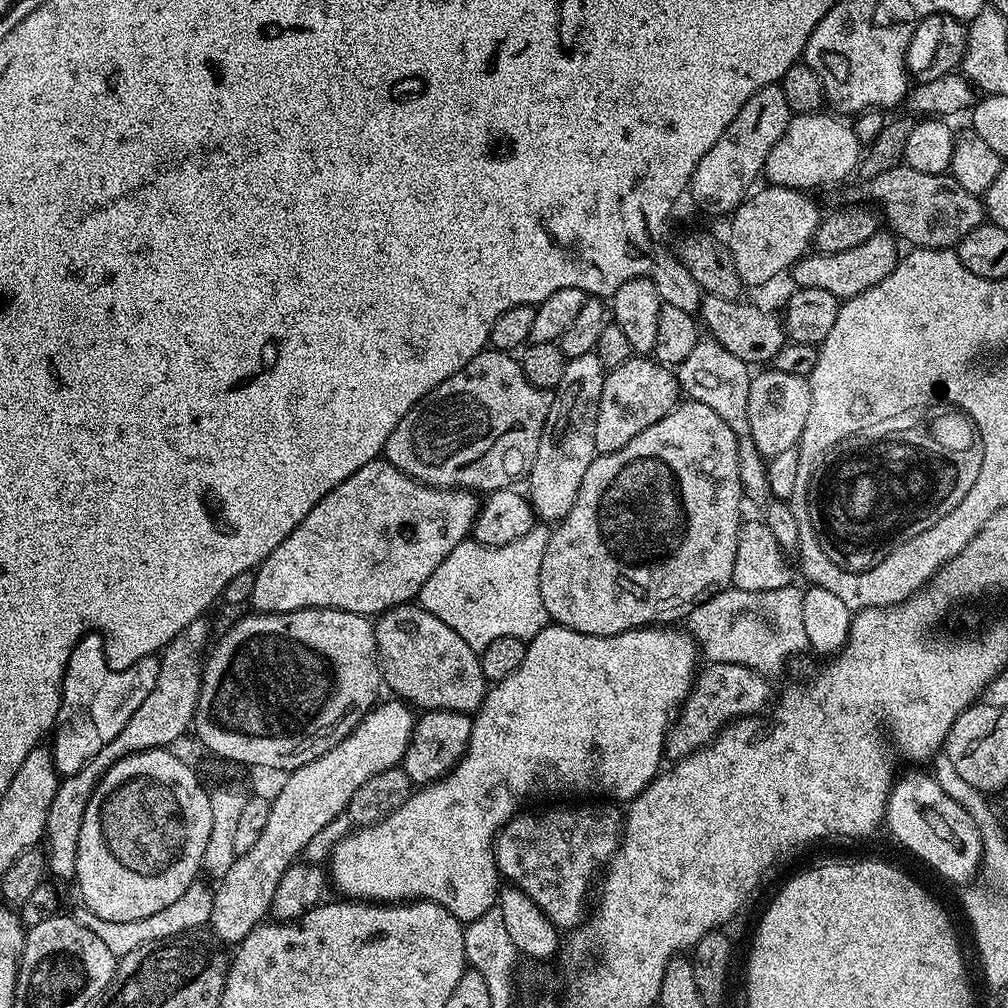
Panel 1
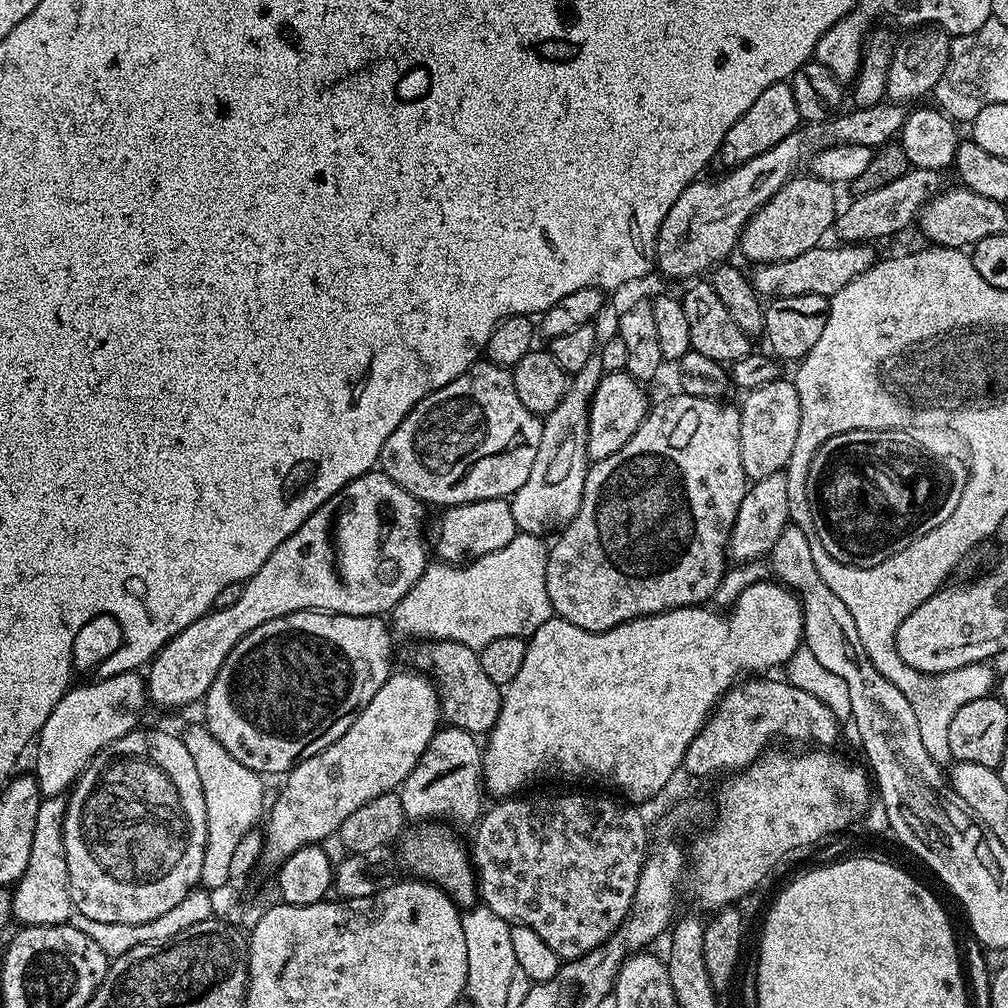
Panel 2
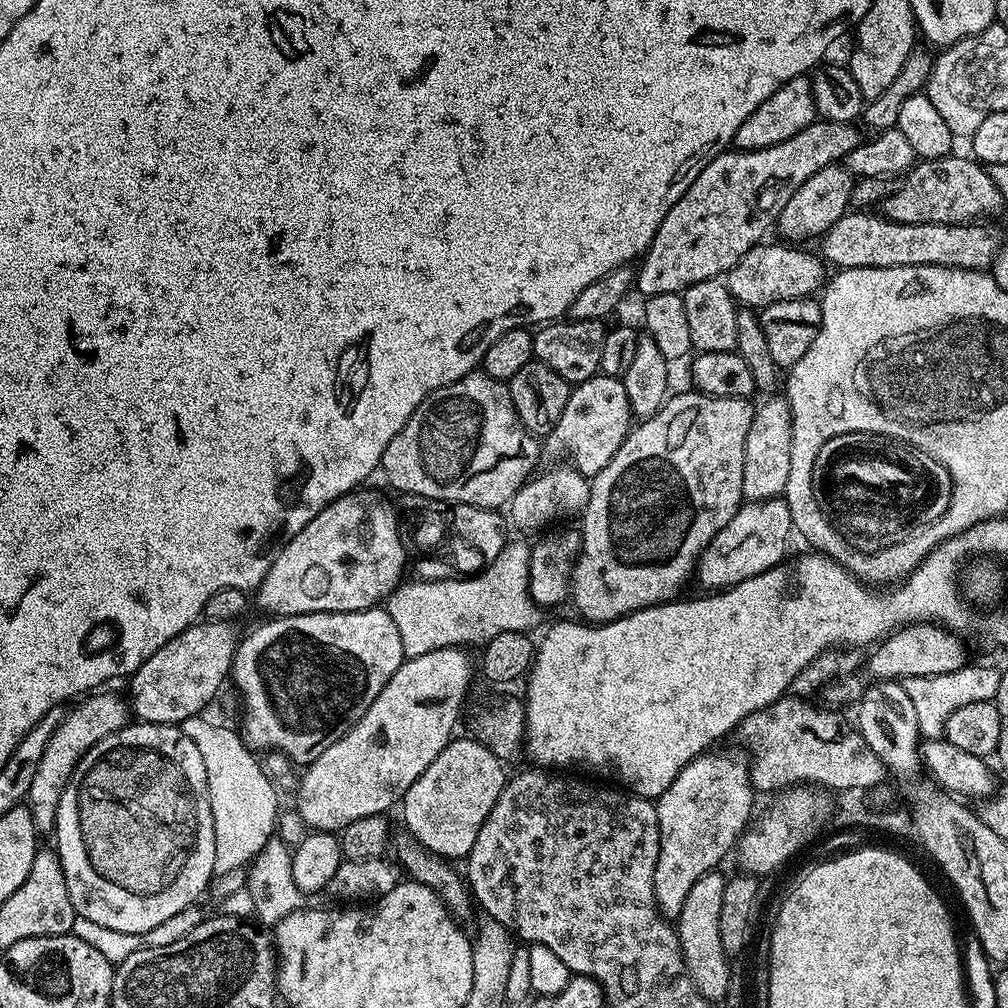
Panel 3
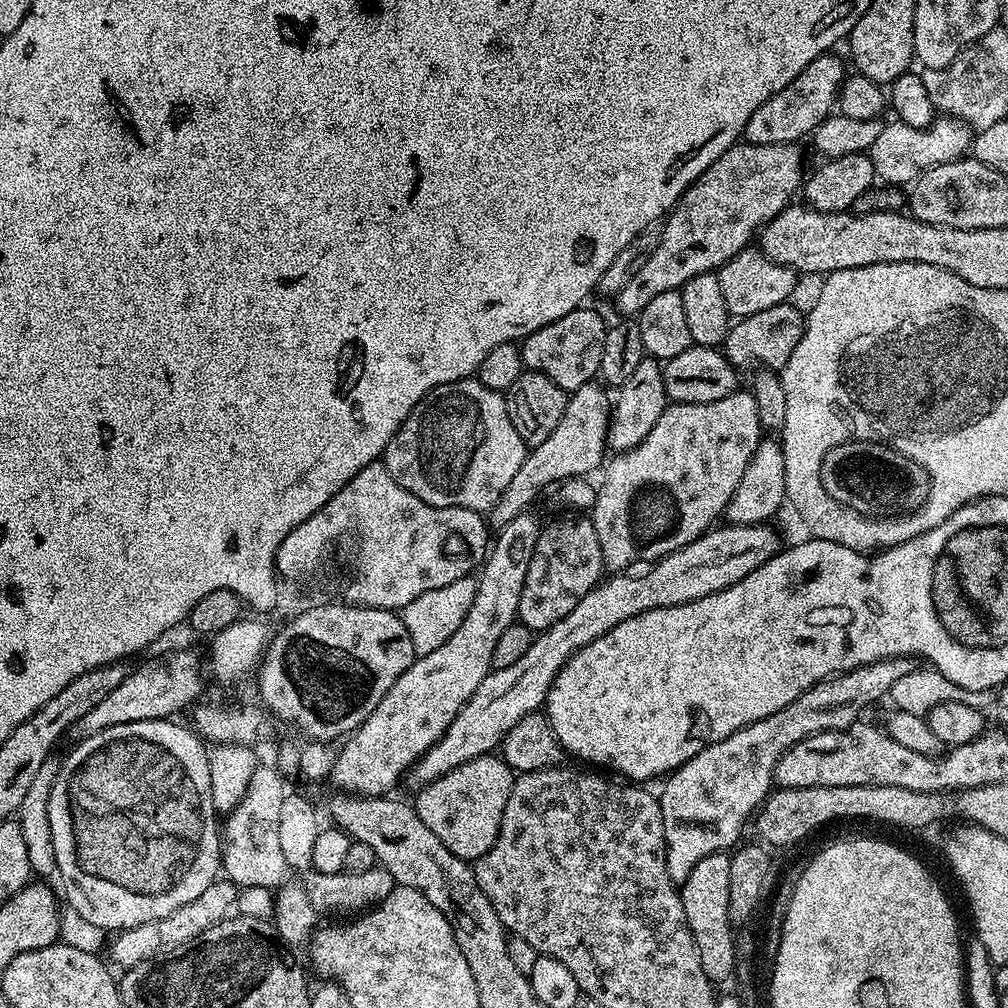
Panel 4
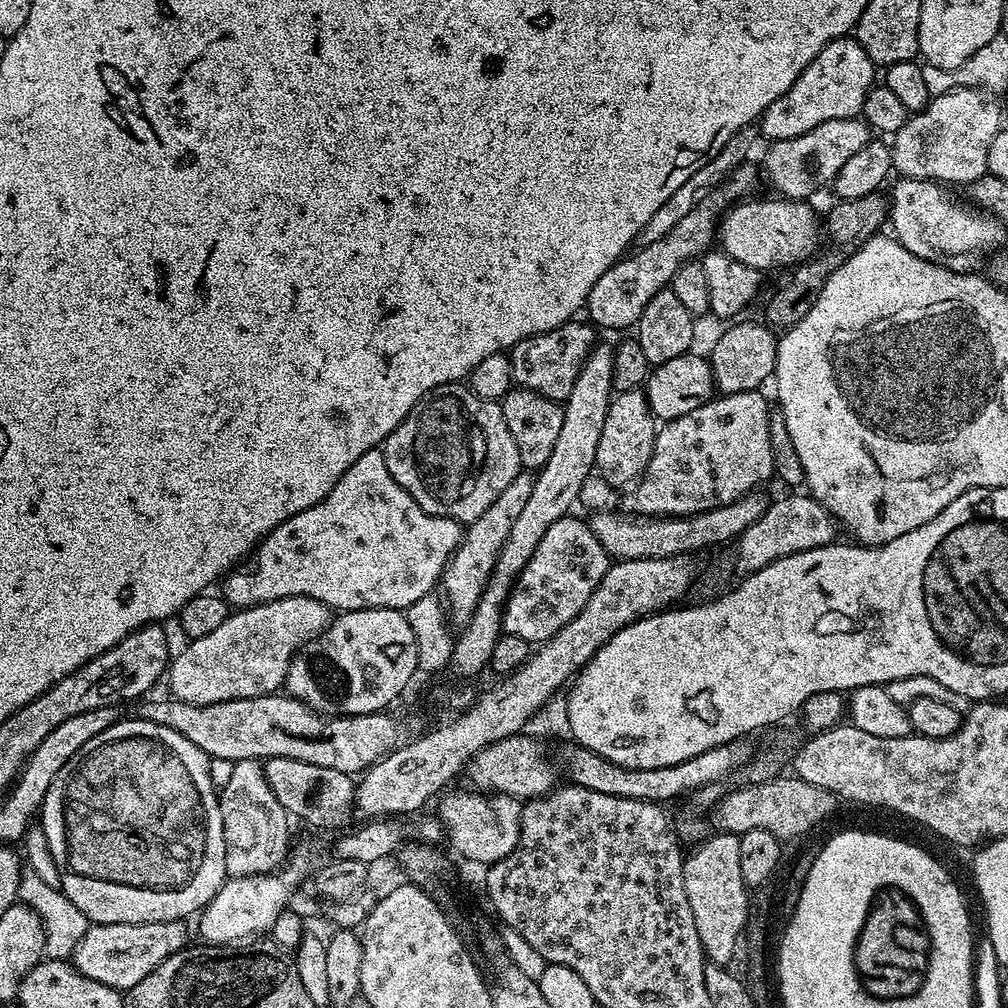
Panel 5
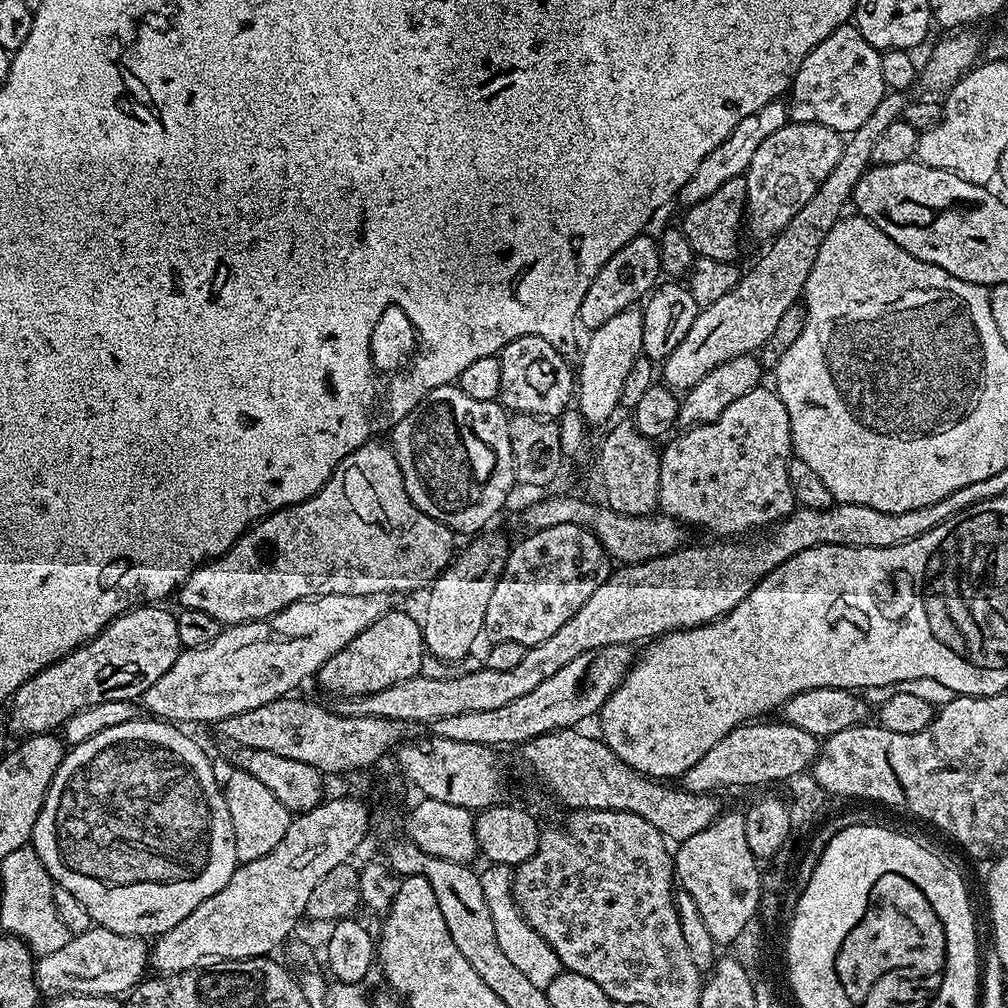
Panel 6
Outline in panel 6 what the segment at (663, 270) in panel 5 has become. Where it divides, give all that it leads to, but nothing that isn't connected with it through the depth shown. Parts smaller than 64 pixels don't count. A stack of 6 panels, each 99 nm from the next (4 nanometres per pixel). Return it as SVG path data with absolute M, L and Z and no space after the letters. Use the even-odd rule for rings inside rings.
M637 238L626 242L626 246L622 246L622 250L614 253L606 262L606 266L598 270L594 282L590 282L590 290L586 290L580 307L579 323L583 327L585 324L585 329L602 326L602 322L614 318L614 314L622 314L622 310L639 305L656 287L662 276L660 249L655 239L644 239Z

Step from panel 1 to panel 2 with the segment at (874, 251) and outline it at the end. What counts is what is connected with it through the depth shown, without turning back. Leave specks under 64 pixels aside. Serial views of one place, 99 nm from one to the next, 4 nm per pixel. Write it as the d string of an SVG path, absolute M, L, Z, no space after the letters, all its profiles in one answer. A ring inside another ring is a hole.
M845 243L844 248L824 248L817 246L798 254L798 258L779 260L773 264L755 265L750 272L753 288L764 298L790 298L798 294L822 294L831 297L842 290L854 278L858 278L876 263L877 253L871 252L868 244Z

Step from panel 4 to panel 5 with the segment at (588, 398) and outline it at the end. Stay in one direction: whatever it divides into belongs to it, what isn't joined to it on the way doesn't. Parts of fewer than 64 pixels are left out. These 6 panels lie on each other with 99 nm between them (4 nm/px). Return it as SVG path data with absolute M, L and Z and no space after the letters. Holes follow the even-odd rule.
M521 471L514 482L510 482L510 486L506 486L506 490L502 490L502 494L498 494L498 498L494 498L494 502L490 502L490 506L486 506L486 510L482 510L482 514L478 514L478 518L474 518L474 522L463 529L460 545L444 568L442 577L442 596L453 625L463 626L470 622L482 598L482 590L486 590L486 582L494 570L498 554L509 537L515 520L520 517L522 506L526 506L526 498L530 498L533 479L531 471Z

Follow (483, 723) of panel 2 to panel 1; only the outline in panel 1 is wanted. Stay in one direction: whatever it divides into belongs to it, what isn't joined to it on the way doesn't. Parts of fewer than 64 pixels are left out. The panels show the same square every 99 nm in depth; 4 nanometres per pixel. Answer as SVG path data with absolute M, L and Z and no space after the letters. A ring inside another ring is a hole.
M409 602L379 613L374 627L383 683L387 687L389 684L399 699L430 712L478 711L490 682L482 674L479 655L441 618L428 613L419 603Z

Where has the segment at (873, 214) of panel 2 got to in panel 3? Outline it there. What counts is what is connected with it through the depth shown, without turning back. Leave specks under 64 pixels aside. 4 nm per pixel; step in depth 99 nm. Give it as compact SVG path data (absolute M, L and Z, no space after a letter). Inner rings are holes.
M949 154L947 156L939 156L933 160L920 160L903 177L904 185L901 183L897 187L894 194L890 194L890 198L886 198L882 205L882 215L887 220L894 222L910 222L917 224L918 222L934 222L935 224L966 224L969 222L979 221L980 216L992 216L1000 207L1005 207L1005 200L1002 194L998 192L998 186L994 186L994 182L990 178L987 167L977 162L975 159L969 158L967 155L956 156L957 154Z

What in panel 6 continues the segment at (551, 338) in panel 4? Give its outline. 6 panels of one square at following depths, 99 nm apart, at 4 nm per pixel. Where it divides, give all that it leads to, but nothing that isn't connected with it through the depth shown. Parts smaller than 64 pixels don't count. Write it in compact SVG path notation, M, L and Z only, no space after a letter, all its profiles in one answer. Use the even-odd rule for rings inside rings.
M523 336L514 338L498 353L502 368L499 403L509 413L530 414L541 418L558 418L574 400L574 368L546 338Z

